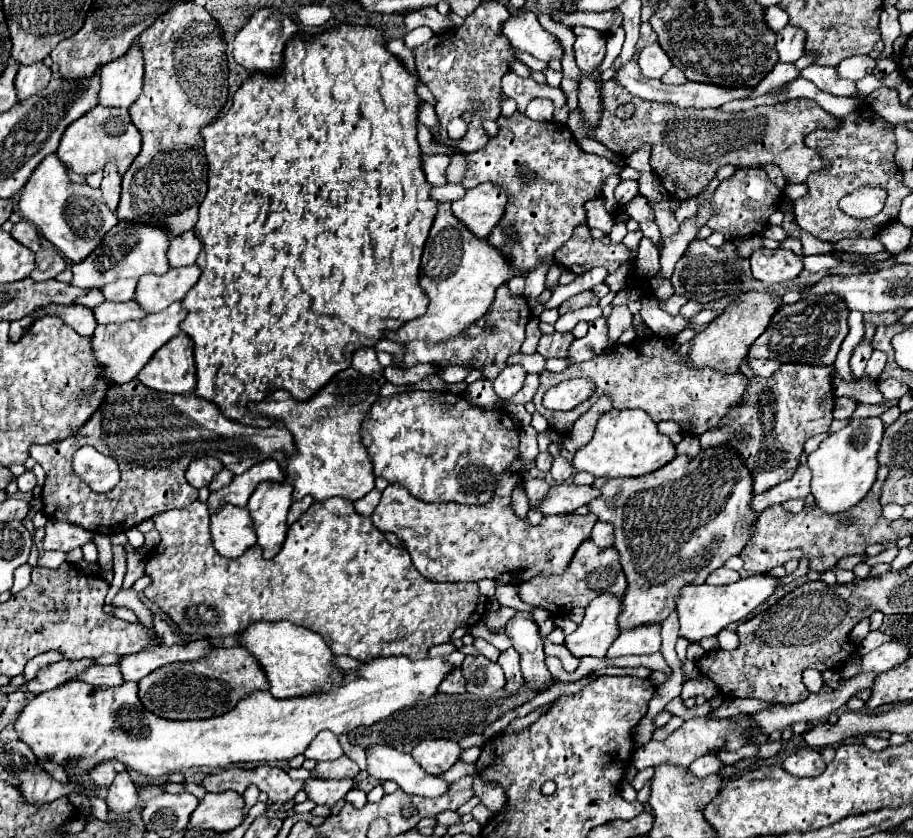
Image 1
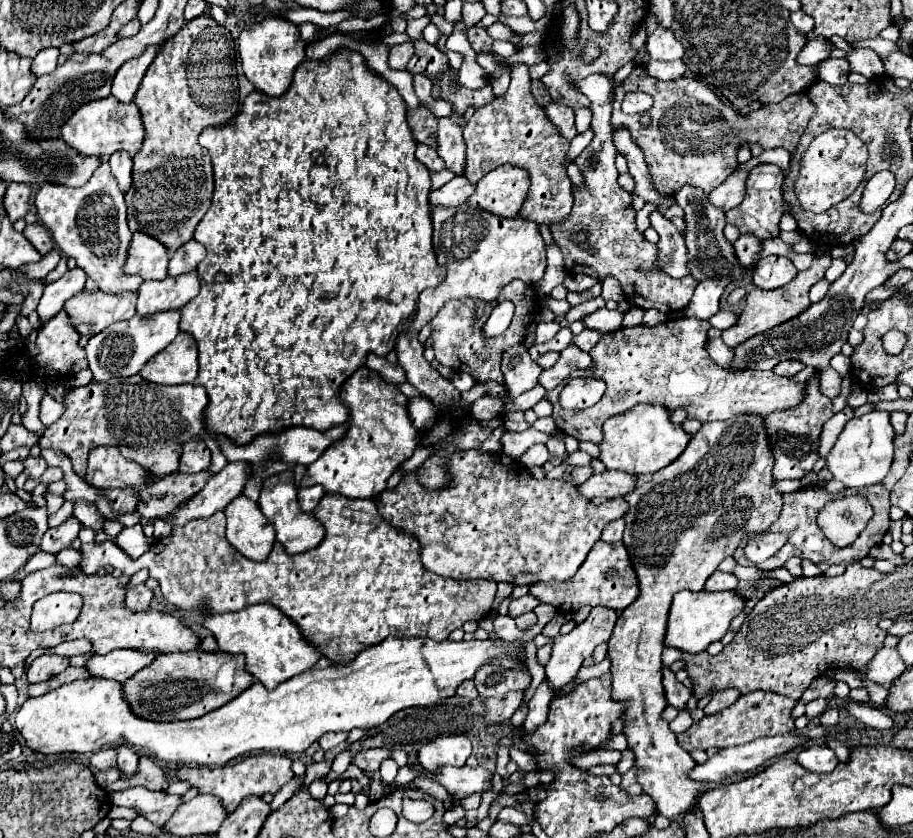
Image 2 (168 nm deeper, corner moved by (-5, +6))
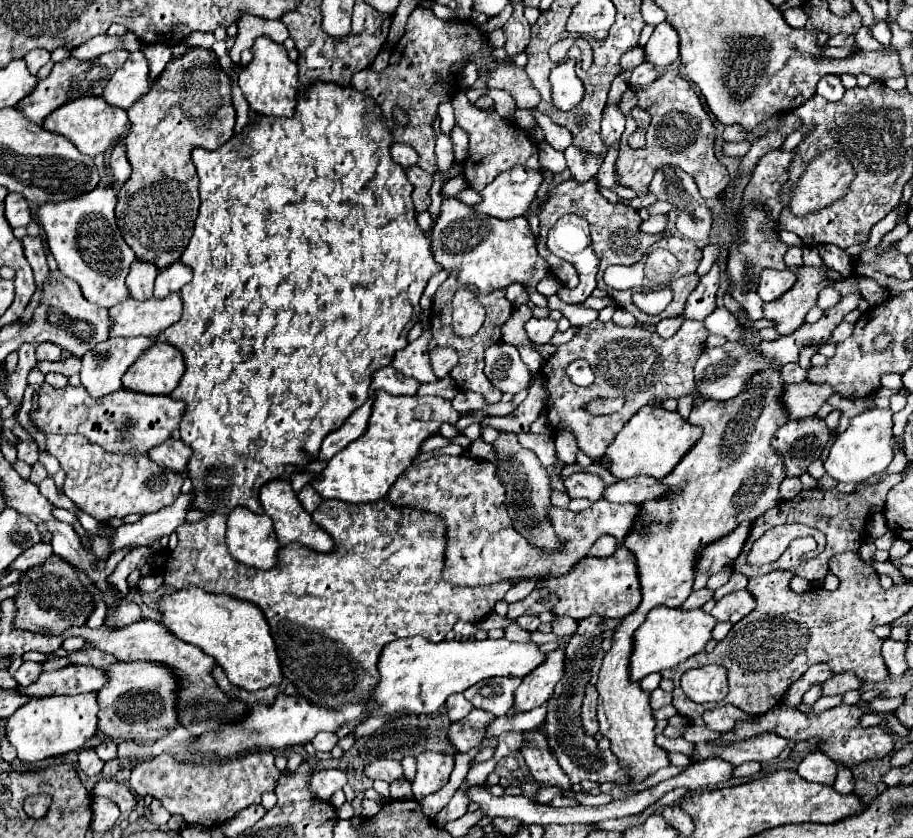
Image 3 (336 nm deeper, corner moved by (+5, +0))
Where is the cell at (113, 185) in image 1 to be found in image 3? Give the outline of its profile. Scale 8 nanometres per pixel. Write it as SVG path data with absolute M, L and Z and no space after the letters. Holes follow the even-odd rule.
M123 144L113 148L113 154L111 154L111 170L113 170L113 176L117 178L117 188L121 188L125 184L125 180L129 178L129 174L131 174L131 164L129 164L129 160L125 156Z

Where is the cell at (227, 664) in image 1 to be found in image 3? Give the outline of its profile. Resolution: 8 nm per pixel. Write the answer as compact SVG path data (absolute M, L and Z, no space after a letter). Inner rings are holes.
M115 662L101 670L107 674L107 684L97 692L97 728L103 736L115 740L157 742L175 730L175 698L179 684L169 668L153 662Z

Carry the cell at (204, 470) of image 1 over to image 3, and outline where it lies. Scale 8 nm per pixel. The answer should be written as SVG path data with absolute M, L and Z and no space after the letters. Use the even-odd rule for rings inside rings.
M165 440L163 444L157 444L147 452L147 456L157 462L163 468L171 468L175 472L183 472L187 466L187 460L191 456L191 448L183 444L183 440Z

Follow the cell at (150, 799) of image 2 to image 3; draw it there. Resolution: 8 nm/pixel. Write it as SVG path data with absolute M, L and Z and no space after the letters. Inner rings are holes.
M99 780L93 786L93 794L113 800L119 806L121 812L131 812L131 810L137 808L137 800L135 800L133 792L125 784L117 782L117 780Z

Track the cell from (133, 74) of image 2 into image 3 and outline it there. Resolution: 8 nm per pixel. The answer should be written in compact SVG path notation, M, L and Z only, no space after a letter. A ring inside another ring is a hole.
M143 46L129 54L127 62L111 76L103 90L107 104L129 110L149 90L149 68L143 56Z

